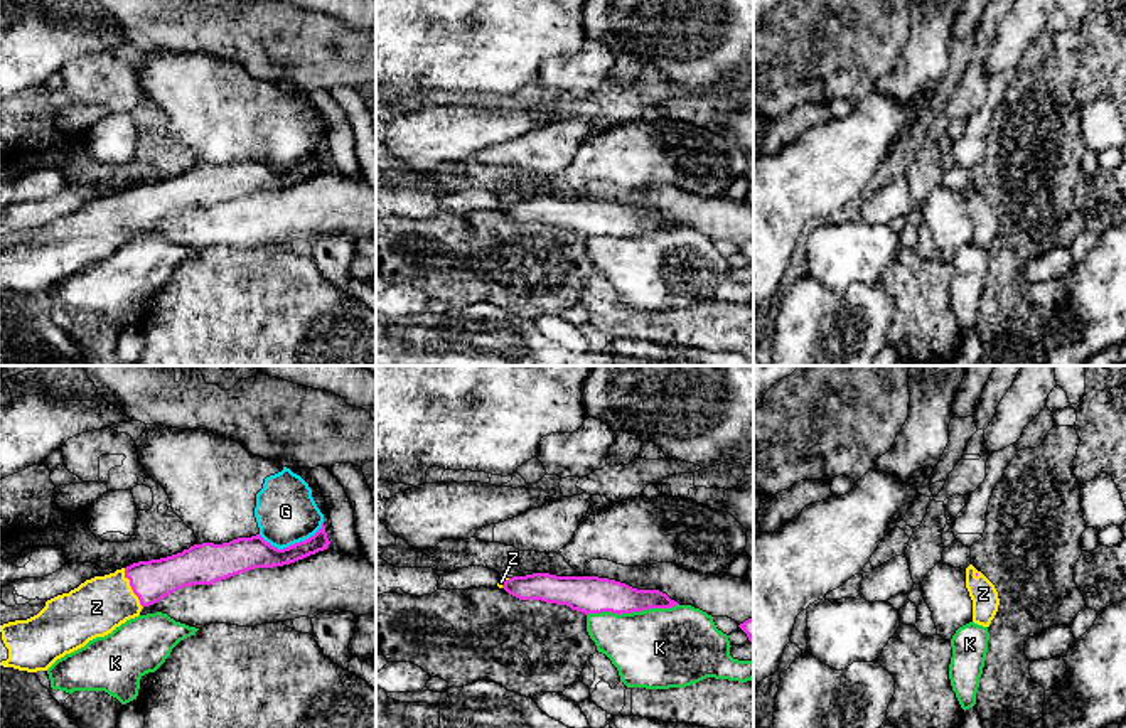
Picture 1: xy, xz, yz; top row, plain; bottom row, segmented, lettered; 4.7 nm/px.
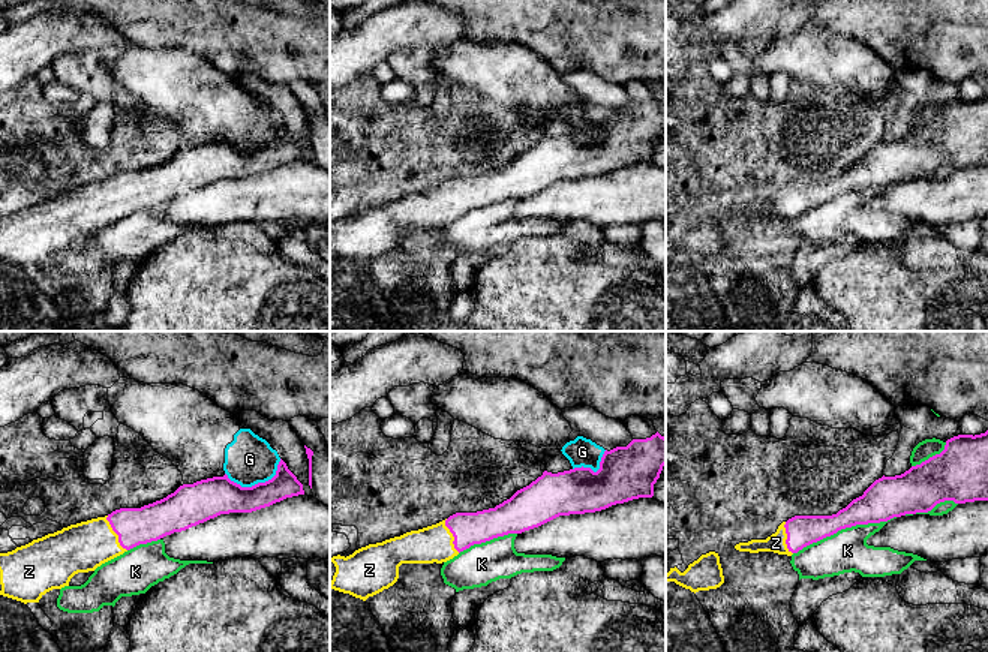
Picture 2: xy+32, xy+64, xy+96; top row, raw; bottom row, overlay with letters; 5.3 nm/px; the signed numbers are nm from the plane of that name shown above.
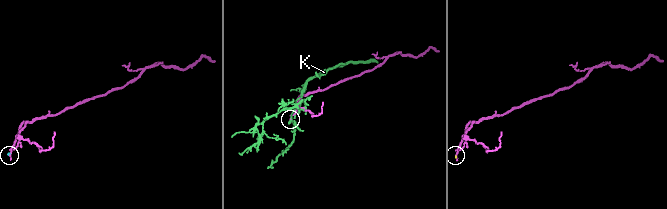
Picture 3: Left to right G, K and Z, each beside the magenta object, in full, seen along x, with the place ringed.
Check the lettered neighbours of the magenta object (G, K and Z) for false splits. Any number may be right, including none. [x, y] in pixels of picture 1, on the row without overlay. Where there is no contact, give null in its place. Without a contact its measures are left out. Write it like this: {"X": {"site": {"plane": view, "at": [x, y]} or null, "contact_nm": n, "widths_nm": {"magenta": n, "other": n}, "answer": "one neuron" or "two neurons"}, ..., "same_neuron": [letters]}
{"G": {"site": {"plane": "xy", "at": [292, 167]}, "contact_nm": 320, "widths_nm": {"magenta": 160, "other": 300}, "answer": "two neurons"}, "K": {"site": {"plane": "xz", "at": [631, 235]}, "contact_nm": 460, "widths_nm": {"magenta": 180, "other": 380}, "answer": "two neurons"}, "Z": {"site": {"plane": "xy", "at": [132, 211]}, "contact_nm": 220, "widths_nm": {"magenta": 190, "other": 280}, "answer": "one neuron"}, "same_neuron": ["Z"]}

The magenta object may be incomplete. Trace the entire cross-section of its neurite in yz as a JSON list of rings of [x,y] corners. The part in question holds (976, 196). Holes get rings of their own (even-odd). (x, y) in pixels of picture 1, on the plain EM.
[[[973,187],[966,190],[966,211],[973,222],[973,244],[989,249],[1000,228],[995,207]]]

